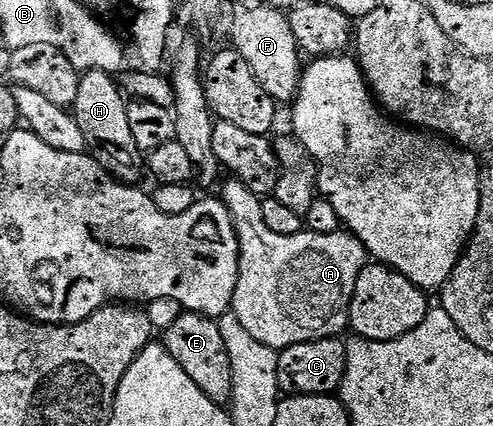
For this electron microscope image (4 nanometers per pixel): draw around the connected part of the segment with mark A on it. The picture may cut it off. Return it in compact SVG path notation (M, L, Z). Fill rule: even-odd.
M228 180L228 185L222 186L223 193L221 199L225 203L225 207L229 211L229 215L235 224L237 231L237 239L239 240L239 274L237 275L237 287L233 291L233 299L231 300L230 312L235 313L237 319L240 320L241 326L249 335L253 335L253 339L264 344L265 347L276 351L288 349L291 345L297 343L313 343L317 339L329 339L330 337L342 338L343 332L348 332L351 324L351 300L353 299L353 287L357 287L357 279L361 275L361 271L369 264L369 254L367 248L363 246L359 240L349 231L340 231L338 233L330 233L329 235L317 235L310 231L304 231L297 235L276 235L274 231L269 231L269 227L265 227L265 218L261 216L262 200L257 195L253 195L253 191L244 181Z

